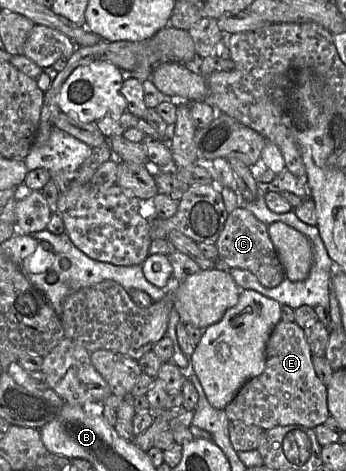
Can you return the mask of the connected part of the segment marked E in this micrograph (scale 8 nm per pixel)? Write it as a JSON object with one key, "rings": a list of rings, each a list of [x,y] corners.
{"rings":[[[280,321],[267,342],[263,373],[248,380],[223,409],[230,422],[240,420],[265,431],[278,426],[315,428],[323,425],[330,417],[327,386],[316,375],[313,357],[303,328],[295,322]]]}

